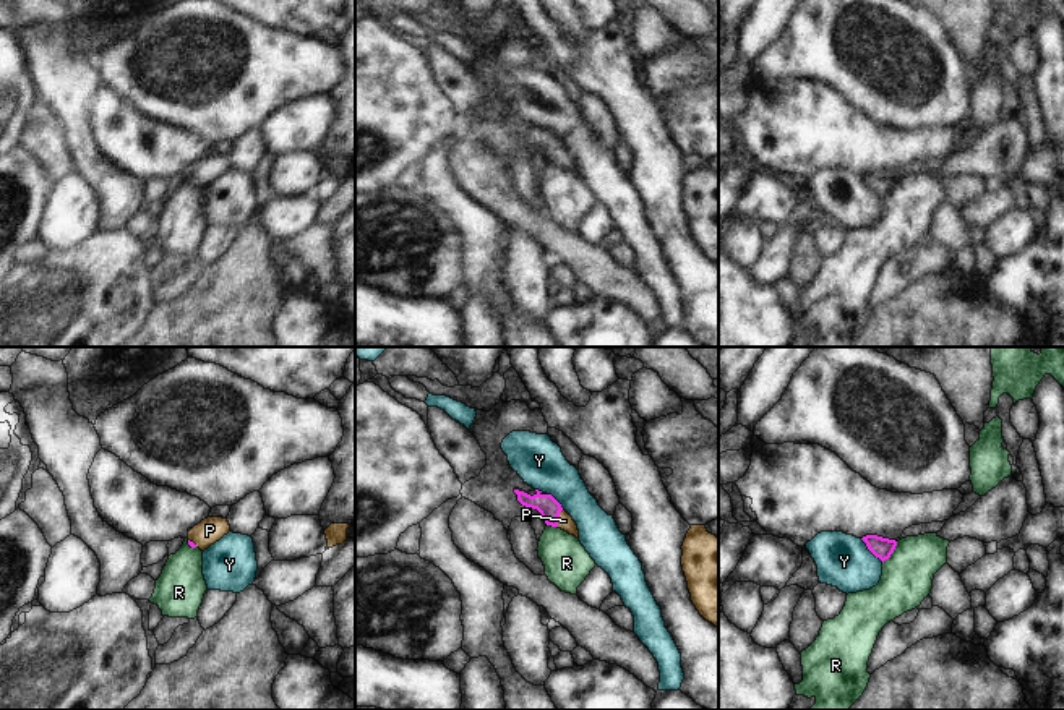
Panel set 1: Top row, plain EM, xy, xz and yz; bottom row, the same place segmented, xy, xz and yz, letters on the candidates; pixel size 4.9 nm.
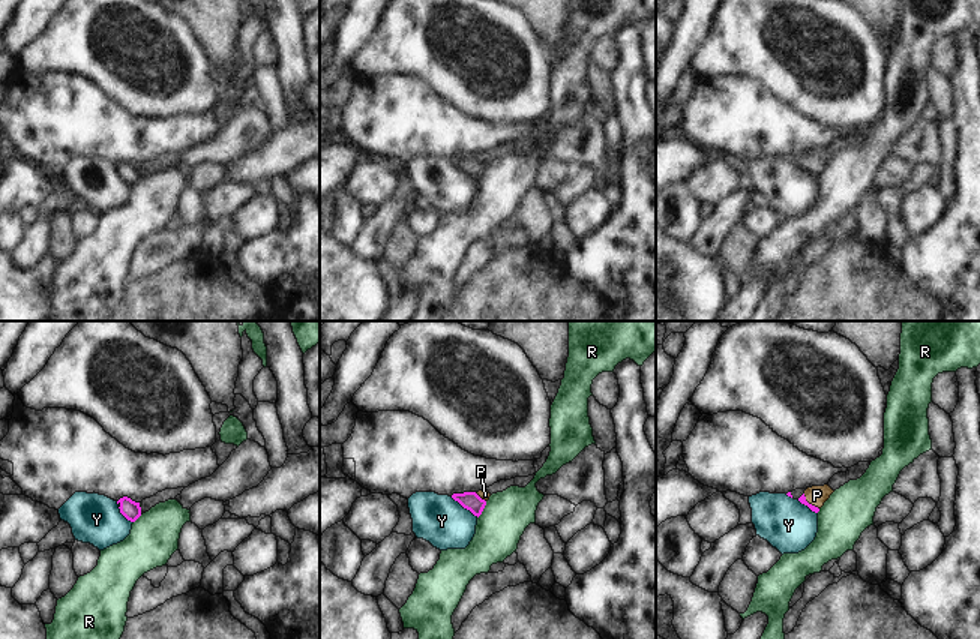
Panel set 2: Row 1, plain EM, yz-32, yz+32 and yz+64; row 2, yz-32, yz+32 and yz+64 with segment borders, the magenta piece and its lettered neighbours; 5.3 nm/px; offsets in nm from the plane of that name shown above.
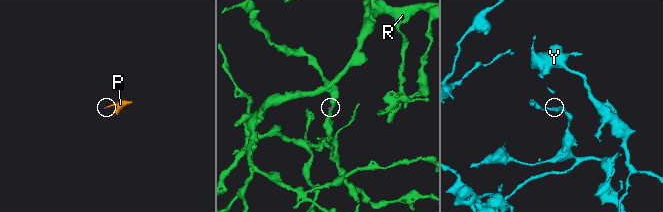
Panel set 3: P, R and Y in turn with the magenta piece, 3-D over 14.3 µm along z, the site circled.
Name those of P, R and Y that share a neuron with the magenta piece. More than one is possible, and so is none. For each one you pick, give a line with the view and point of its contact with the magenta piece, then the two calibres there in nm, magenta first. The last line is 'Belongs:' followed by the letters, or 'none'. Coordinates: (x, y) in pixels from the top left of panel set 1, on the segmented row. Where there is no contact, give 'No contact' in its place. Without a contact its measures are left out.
P: Touches magenta at xz (558, 516). Thickness 110 nm (magenta) against 80 nm
Belongs: P.

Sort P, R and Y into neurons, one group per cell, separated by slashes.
P / R / Y

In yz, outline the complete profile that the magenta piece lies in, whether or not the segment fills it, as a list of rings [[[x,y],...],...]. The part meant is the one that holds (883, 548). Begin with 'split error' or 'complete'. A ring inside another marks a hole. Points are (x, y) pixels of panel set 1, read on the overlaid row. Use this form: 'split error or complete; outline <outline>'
complete; outline [[[866,535],[861,540],[866,543],[868,550],[882,562],[890,558],[897,546],[895,540],[882,538],[877,535]]]

